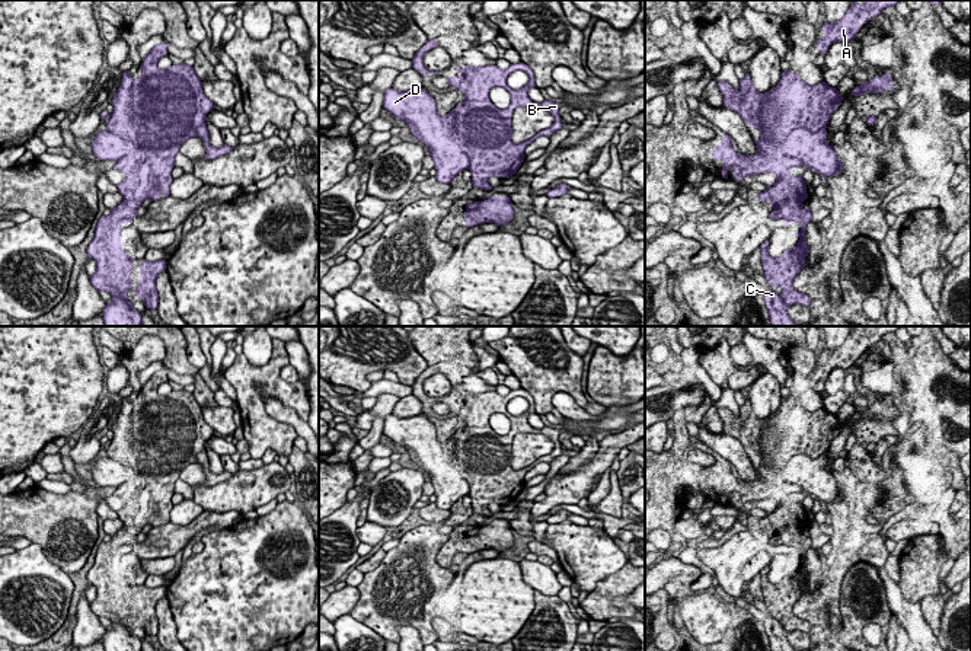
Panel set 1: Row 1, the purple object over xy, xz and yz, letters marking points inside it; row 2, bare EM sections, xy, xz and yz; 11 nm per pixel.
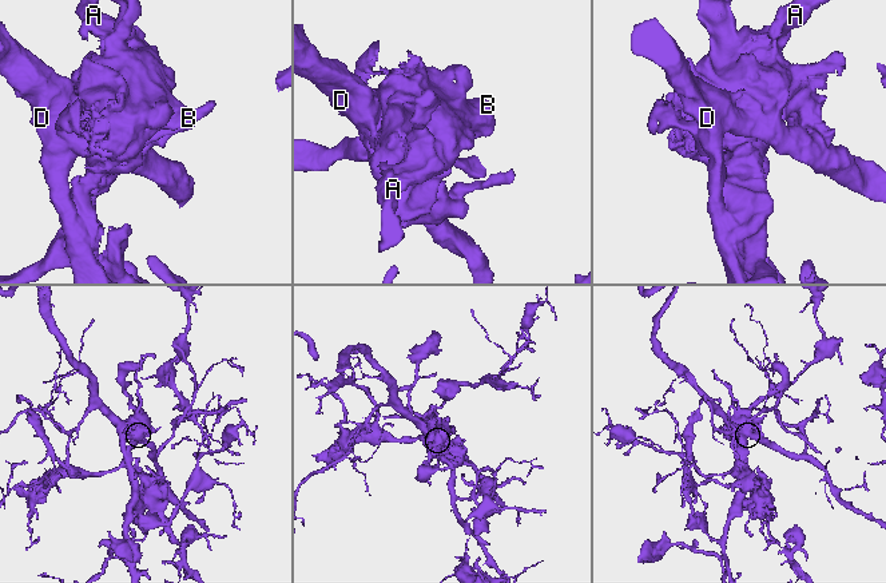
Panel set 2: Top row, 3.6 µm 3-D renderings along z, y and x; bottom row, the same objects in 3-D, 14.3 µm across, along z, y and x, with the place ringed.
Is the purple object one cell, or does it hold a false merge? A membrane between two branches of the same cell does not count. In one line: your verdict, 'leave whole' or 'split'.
split

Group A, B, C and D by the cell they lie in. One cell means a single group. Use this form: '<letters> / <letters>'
A B / C D

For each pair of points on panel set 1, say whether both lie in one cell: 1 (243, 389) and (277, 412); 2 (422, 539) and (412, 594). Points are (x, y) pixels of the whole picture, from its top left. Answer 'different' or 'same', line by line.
1: different
2: same

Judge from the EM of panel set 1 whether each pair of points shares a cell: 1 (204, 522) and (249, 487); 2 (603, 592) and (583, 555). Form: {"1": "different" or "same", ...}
{"1": "different", "2": "different"}

